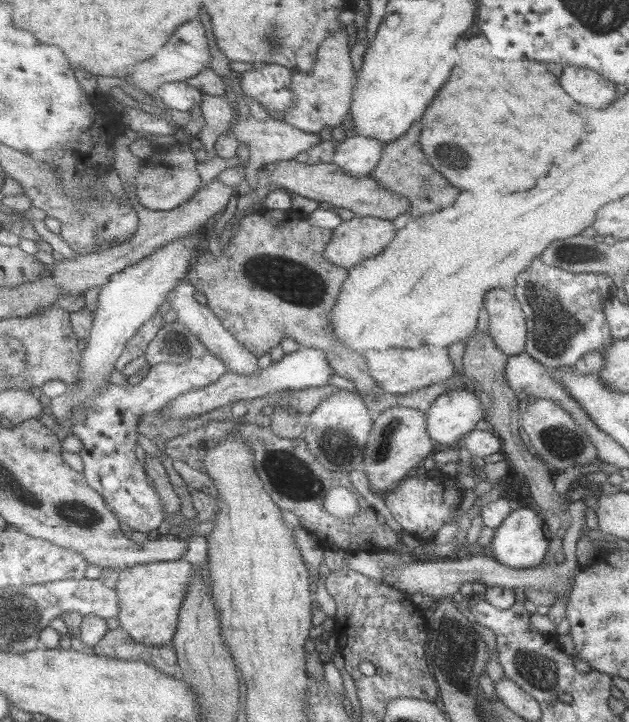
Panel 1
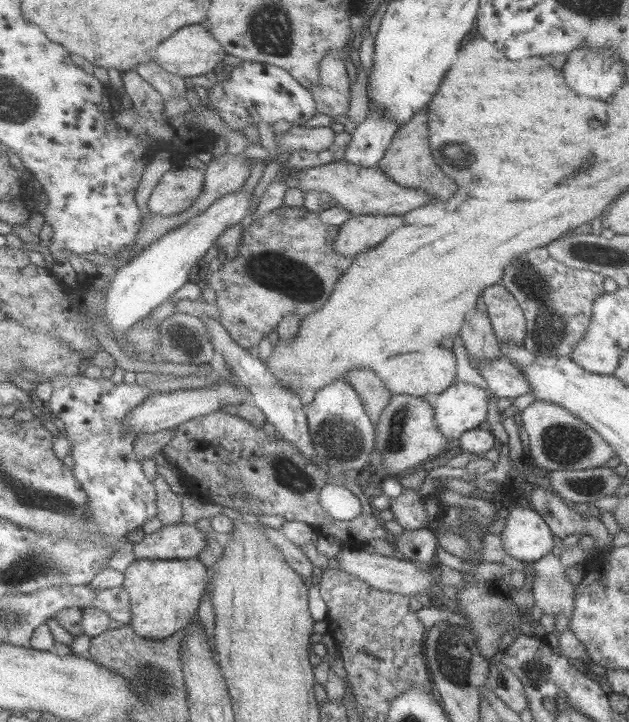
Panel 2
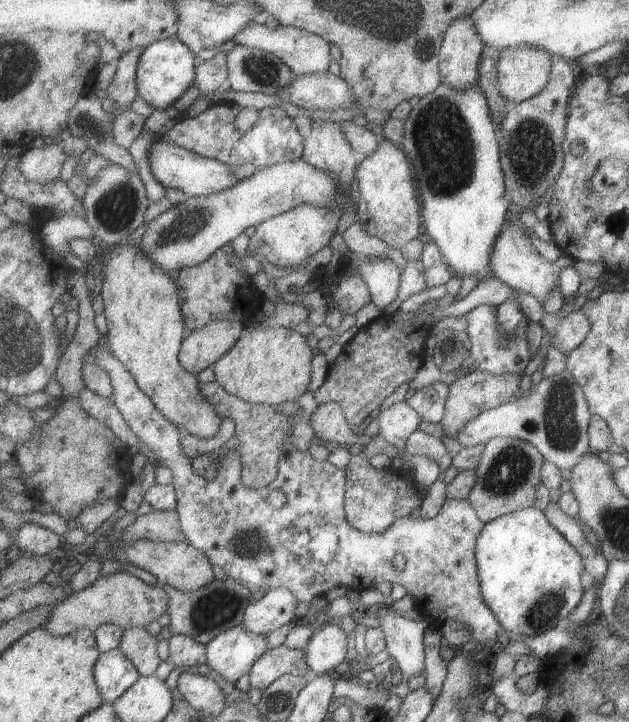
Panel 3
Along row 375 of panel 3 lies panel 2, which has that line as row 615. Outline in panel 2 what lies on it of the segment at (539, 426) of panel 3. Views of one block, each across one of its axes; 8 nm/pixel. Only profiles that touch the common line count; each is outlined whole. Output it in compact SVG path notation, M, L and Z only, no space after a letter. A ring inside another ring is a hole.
M546 554L533 562L533 567L533 605L537 605L542 613L553 615L553 630L561 632L567 629L573 613L575 586L567 578L559 556Z

